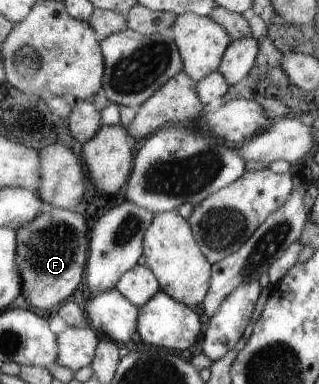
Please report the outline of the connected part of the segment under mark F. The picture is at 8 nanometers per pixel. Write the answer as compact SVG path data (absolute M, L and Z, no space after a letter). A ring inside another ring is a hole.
M46 206L37 219L29 224L22 225L17 230L17 257L19 269L22 270L22 305L31 308L32 312L43 312L47 314L51 307L59 305L67 300L79 283L83 281L85 273L85 261L89 255L89 229L83 216L75 210L67 208L53 208Z

